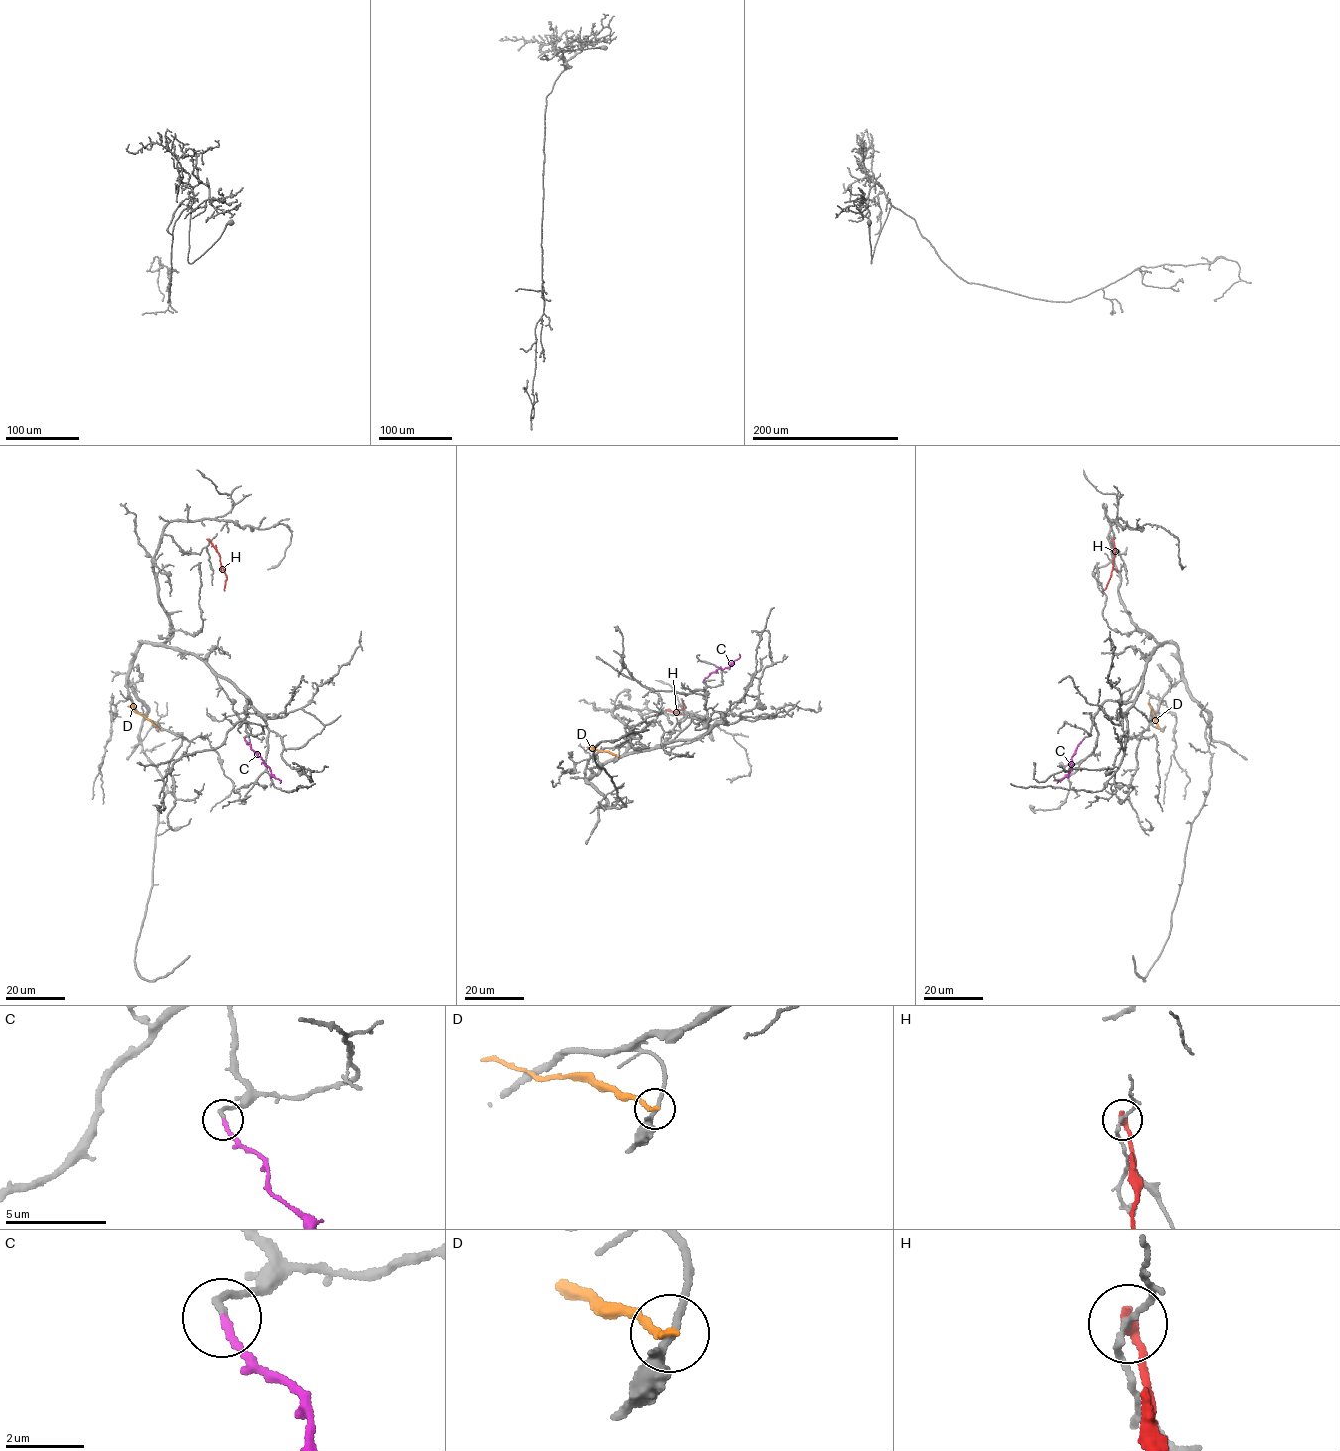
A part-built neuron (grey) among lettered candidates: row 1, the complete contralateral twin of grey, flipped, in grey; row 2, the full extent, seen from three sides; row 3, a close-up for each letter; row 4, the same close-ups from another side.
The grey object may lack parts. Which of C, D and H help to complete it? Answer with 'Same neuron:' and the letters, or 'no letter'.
Same neuron: C

